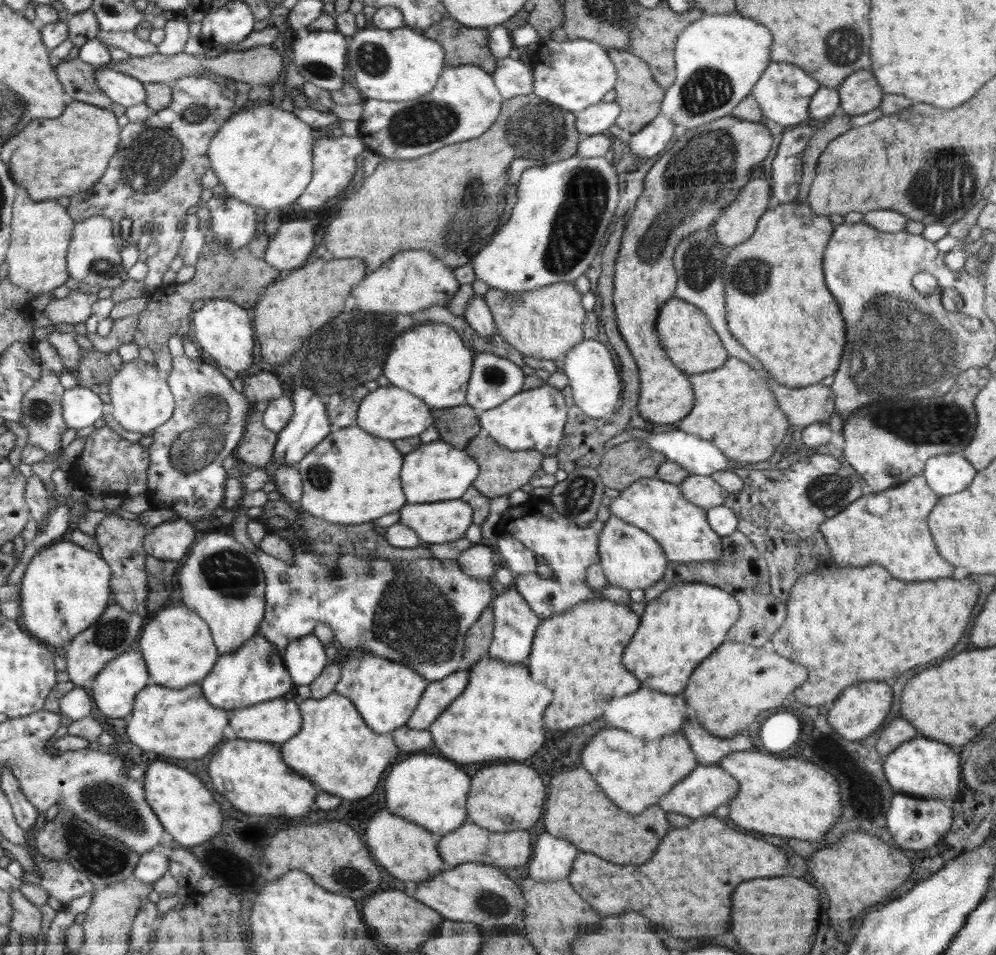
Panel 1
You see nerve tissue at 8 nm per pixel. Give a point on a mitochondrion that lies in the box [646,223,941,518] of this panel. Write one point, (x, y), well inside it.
(699, 262)

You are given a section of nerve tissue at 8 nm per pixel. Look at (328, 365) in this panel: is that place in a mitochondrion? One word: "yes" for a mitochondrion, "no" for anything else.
yes

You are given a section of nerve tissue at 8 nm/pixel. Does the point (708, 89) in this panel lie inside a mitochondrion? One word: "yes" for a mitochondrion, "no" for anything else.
yes

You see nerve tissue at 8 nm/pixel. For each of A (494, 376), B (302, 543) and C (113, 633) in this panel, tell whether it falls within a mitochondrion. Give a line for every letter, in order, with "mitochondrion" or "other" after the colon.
A: mitochondrion
B: other
C: mitochondrion

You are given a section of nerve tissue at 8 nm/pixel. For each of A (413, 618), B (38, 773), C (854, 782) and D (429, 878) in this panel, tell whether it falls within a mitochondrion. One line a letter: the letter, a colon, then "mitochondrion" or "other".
A: mitochondrion
B: other
C: other
D: other

